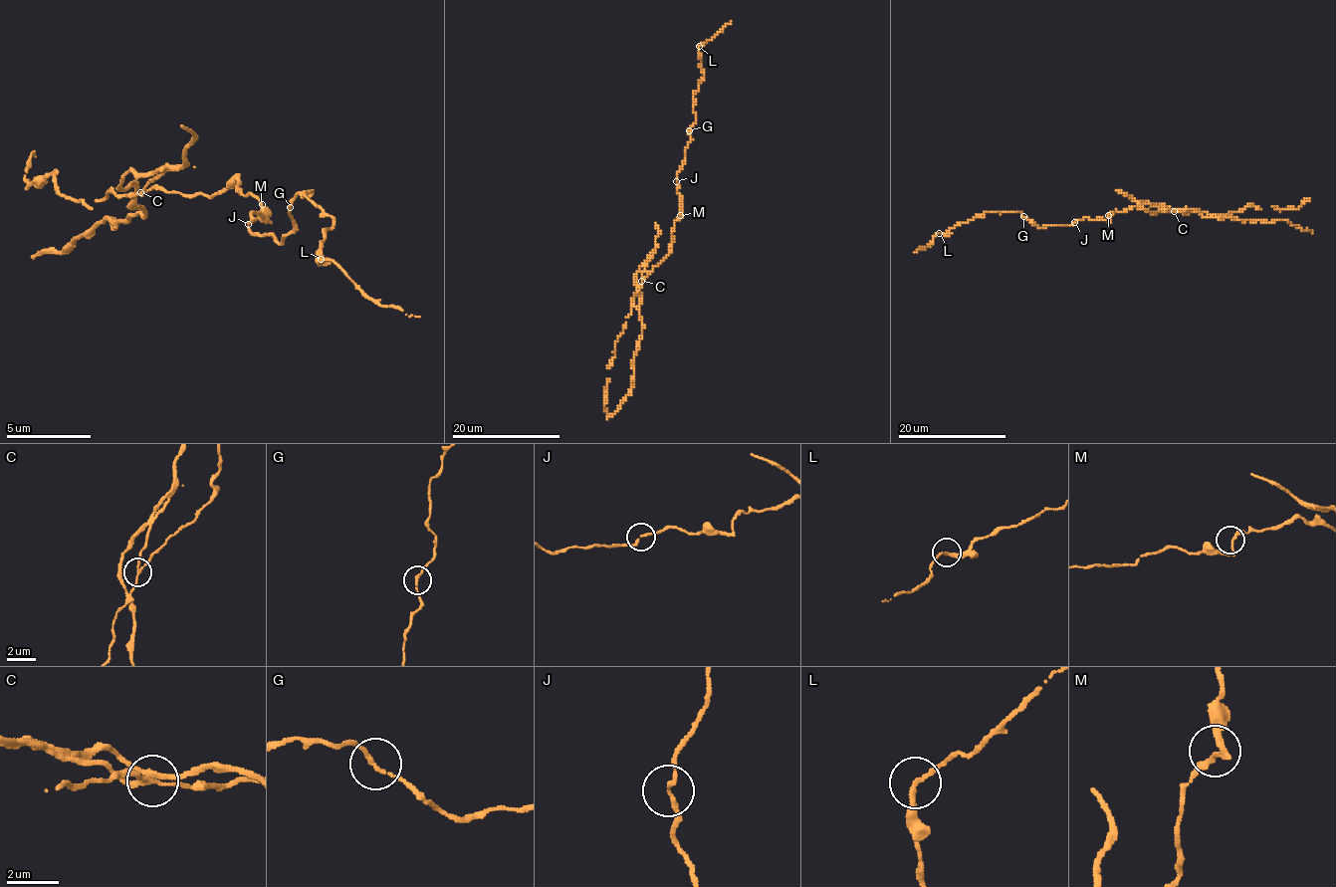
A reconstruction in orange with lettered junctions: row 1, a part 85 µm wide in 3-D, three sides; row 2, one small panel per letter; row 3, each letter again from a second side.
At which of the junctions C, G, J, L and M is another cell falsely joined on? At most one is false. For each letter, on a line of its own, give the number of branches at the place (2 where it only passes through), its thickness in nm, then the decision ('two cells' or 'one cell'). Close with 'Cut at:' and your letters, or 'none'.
C: branches 3; calibre 150 nm; two cells
G: branches 2; calibre 170 nm; one cell
J: branches 2; calibre 150 nm; one cell
L: branches 2; calibre 180 nm; one cell
M: branches 3; calibre 130 nm; one cell
Cut at: C

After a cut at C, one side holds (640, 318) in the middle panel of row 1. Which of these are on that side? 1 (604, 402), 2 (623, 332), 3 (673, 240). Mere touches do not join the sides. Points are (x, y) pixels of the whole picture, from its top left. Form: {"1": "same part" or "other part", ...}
{"1": "other part", "2": "other part", "3": "other part"}

